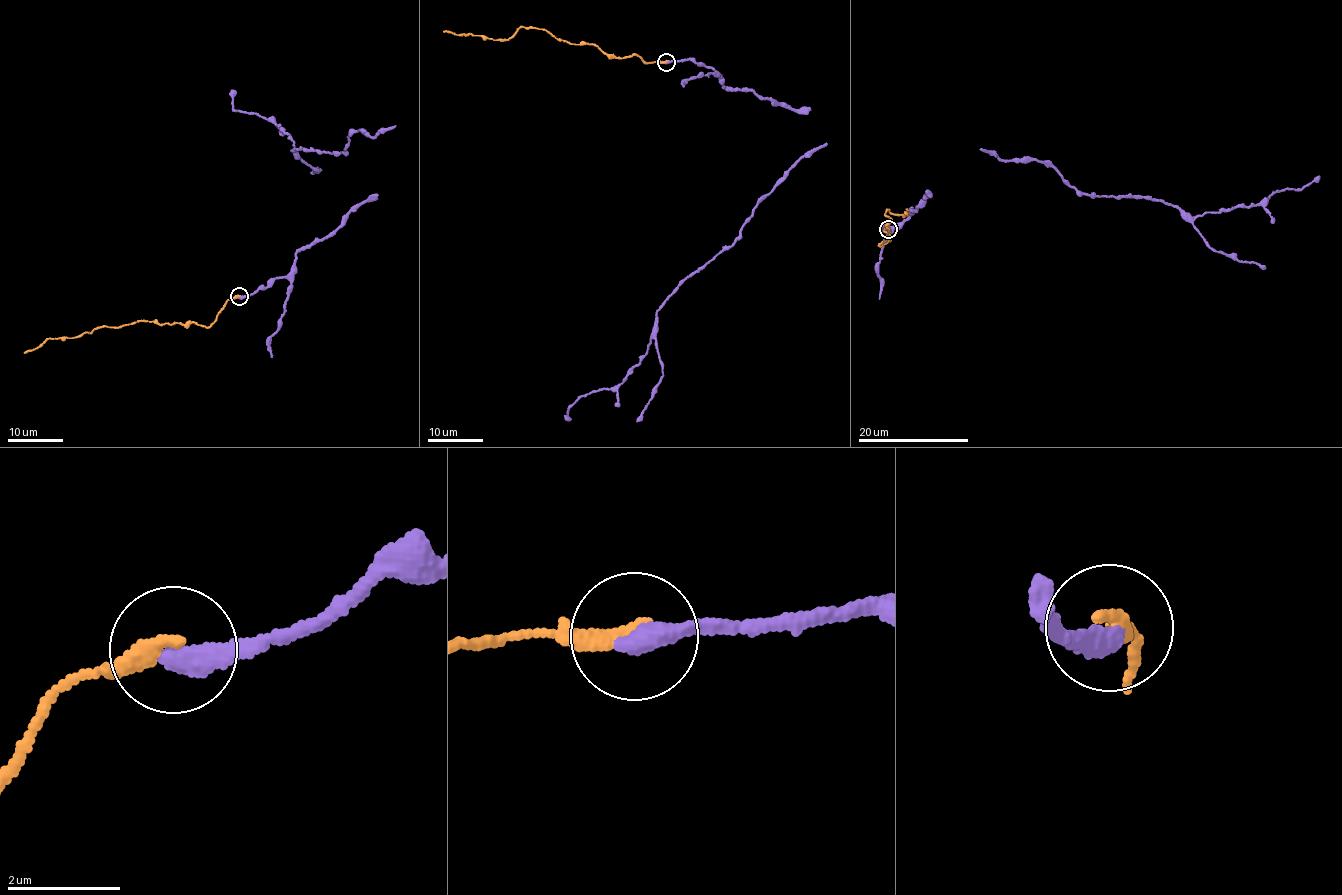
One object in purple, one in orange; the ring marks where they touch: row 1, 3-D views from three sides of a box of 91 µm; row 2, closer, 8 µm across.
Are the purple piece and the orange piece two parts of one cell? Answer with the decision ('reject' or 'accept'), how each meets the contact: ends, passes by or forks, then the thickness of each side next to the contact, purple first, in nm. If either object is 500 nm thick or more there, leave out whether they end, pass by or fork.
reject; purple ends; orange ends; calibres 440 and 320 nm

